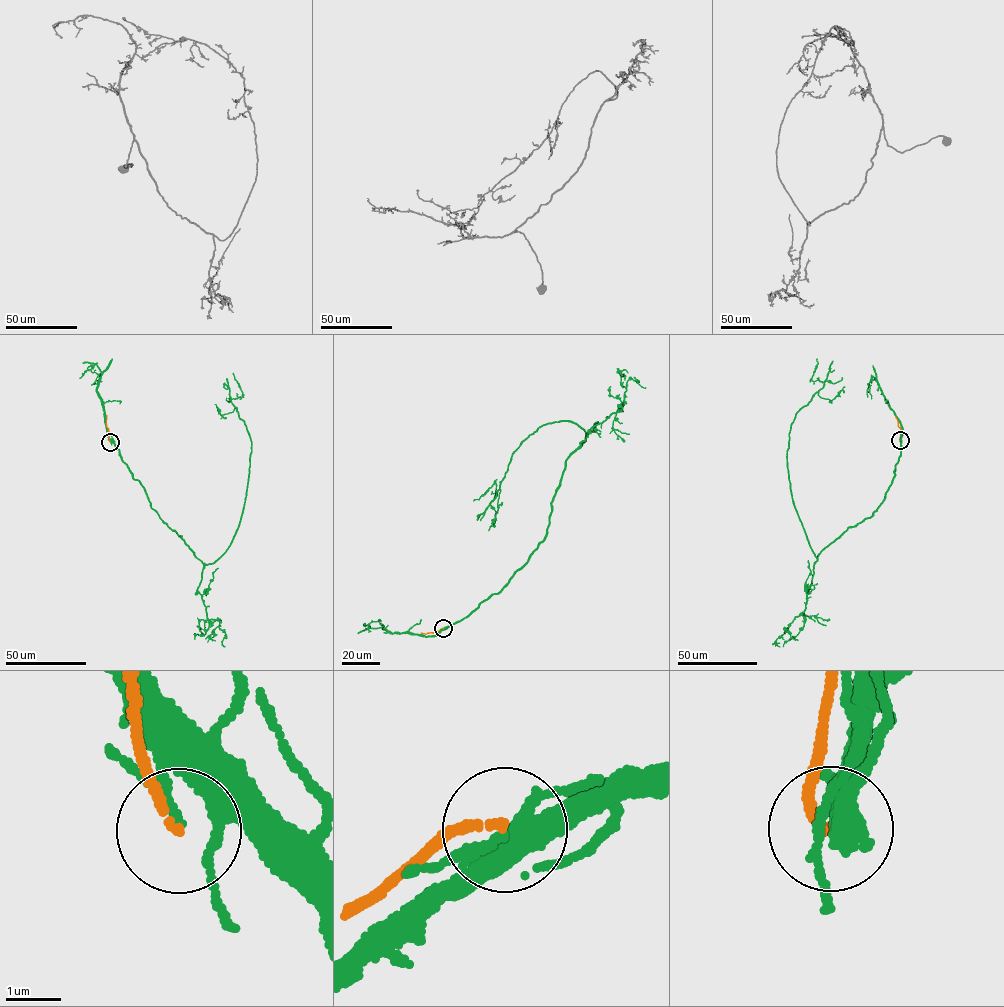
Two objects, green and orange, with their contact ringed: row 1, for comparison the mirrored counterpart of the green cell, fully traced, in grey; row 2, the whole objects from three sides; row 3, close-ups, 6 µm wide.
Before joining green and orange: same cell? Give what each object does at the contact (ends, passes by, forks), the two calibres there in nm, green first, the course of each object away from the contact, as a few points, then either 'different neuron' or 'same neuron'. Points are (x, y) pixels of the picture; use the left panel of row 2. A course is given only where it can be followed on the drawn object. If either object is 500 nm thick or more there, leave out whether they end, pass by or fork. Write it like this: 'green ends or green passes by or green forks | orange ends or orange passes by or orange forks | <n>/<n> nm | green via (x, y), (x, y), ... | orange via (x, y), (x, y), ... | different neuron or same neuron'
green passes by | orange ends | 120/150 nm | green via (110, 441), (151, 508), (211, 564), (238, 526), (250, 466), (233, 373) | orange via (110, 442), (106, 415) | different neuron

